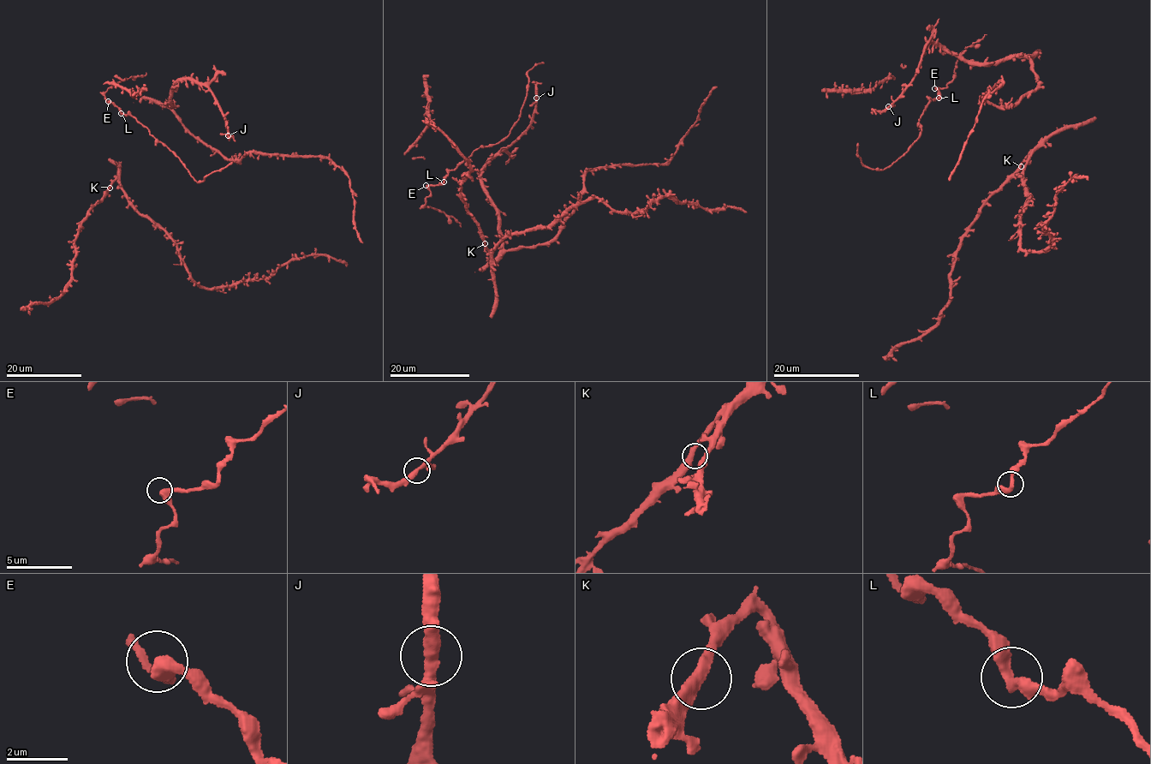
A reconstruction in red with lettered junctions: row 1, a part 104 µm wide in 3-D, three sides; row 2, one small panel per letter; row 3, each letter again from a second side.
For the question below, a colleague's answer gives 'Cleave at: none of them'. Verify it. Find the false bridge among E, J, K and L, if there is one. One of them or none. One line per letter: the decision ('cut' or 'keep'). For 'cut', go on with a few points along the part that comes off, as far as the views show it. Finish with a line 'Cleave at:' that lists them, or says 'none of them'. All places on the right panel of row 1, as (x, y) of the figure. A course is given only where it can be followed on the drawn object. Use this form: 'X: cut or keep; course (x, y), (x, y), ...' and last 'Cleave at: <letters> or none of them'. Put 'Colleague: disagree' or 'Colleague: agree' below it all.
E: keep
J: keep
K: keep
L: keep
Cleave at: none of them
Colleague: agree

